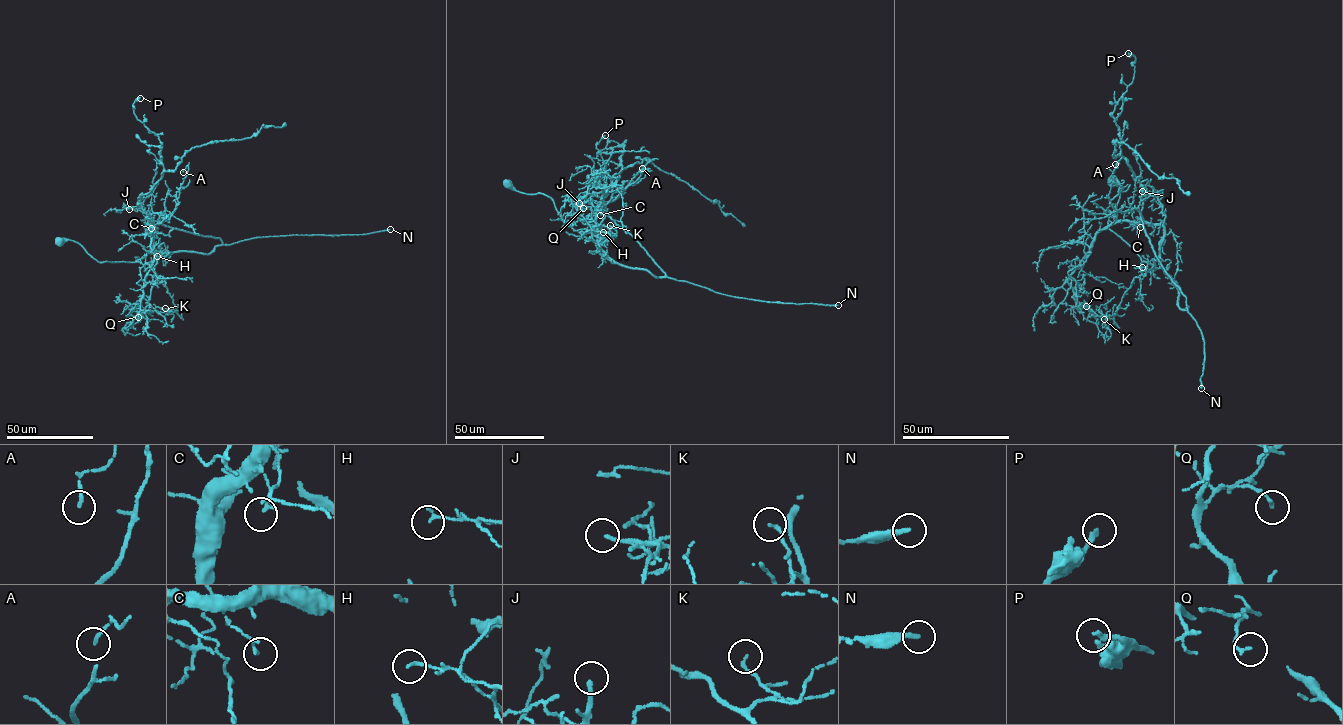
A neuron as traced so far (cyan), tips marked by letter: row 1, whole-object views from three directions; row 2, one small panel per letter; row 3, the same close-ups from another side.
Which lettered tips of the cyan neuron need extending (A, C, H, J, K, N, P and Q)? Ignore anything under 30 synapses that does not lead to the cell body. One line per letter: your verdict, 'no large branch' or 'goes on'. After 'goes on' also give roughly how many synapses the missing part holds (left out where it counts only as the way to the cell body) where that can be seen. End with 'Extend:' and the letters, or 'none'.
A: no large branch
C: no large branch
H: no large branch
J: goes on; 60 synapses
K: no large branch
N: goes on; 180 synapses
P: no large branch
Q: no large branch
Extend: J, N

